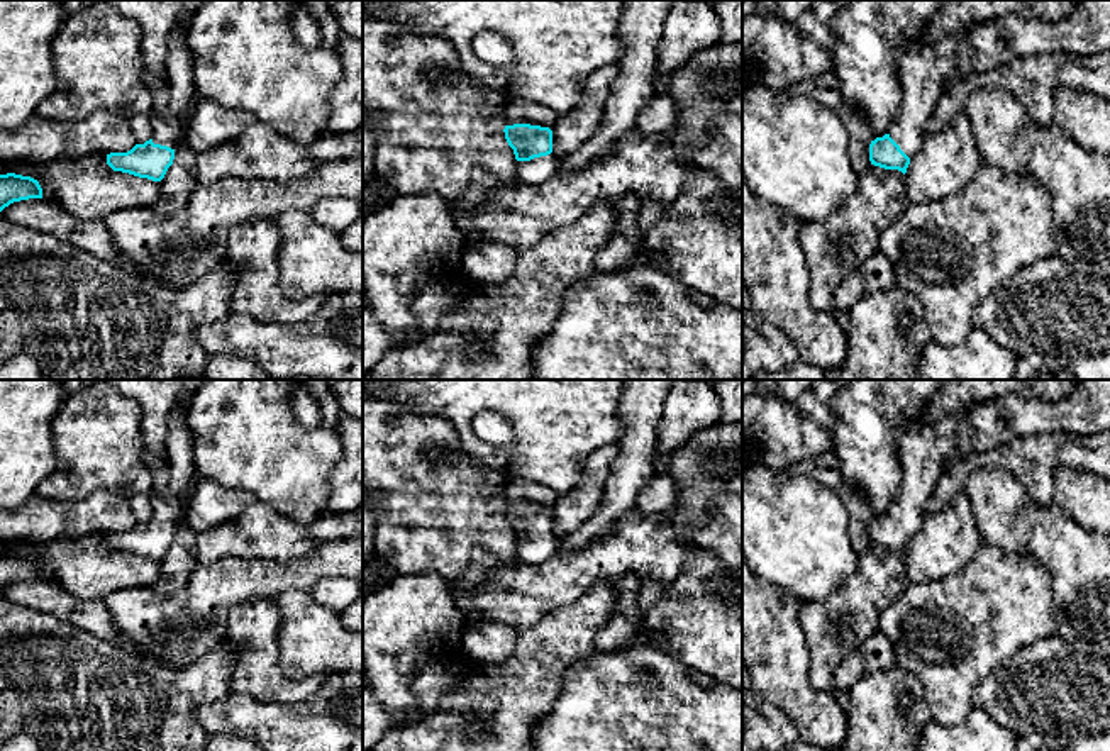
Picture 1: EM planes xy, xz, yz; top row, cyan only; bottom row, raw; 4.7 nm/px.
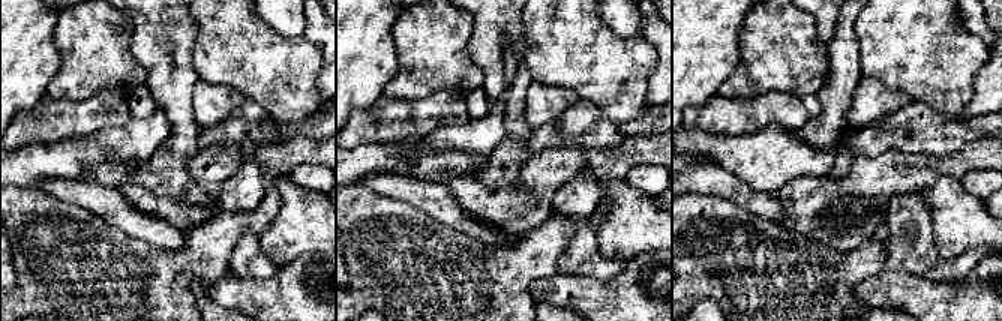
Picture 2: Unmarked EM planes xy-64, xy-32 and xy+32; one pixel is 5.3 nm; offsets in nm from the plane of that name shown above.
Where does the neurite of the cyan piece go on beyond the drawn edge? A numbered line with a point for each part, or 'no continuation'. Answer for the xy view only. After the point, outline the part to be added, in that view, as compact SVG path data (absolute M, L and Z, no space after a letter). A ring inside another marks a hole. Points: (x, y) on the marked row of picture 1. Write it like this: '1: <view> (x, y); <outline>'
1: xy (178, 68); M191 12L181 15L178 29L169 41L164 64L168 85L168 105L163 114L151 110L153 142L176 151L181 131L181 115L190 108L197 93L193 80L193 54L186 44L186 29L193 19Z

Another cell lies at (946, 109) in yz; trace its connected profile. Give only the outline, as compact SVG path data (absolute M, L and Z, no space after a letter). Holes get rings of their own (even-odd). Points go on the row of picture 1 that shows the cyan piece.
M944 93L925 124L925 134L935 134L942 131L957 112L959 107L952 102L951 95Z

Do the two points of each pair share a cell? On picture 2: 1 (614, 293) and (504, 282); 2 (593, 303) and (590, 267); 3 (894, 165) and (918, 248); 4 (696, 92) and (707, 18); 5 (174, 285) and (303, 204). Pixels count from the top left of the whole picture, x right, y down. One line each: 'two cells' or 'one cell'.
1: two cells
2: two cells
3: two cells
4: one cell
5: two cells

